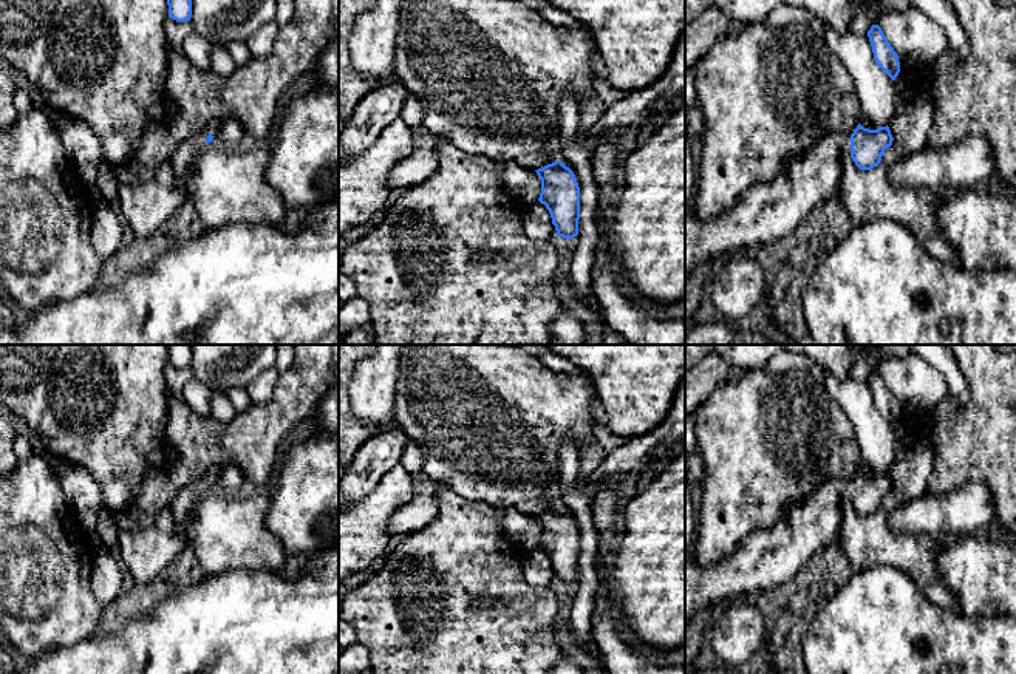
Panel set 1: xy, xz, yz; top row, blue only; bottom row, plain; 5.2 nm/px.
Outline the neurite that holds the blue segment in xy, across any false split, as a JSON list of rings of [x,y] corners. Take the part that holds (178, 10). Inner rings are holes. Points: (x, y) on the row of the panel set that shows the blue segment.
[[[167,0],[169,17],[176,22],[187,22],[192,17],[192,0]]]

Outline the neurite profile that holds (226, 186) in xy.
[[[249,142],[226,147],[204,144],[182,179],[196,215],[207,229],[234,223],[269,223],[300,227],[306,212],[289,207],[266,179],[271,147]]]

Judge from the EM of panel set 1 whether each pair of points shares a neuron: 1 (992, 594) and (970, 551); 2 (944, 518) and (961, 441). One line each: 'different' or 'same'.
1: same
2: different

